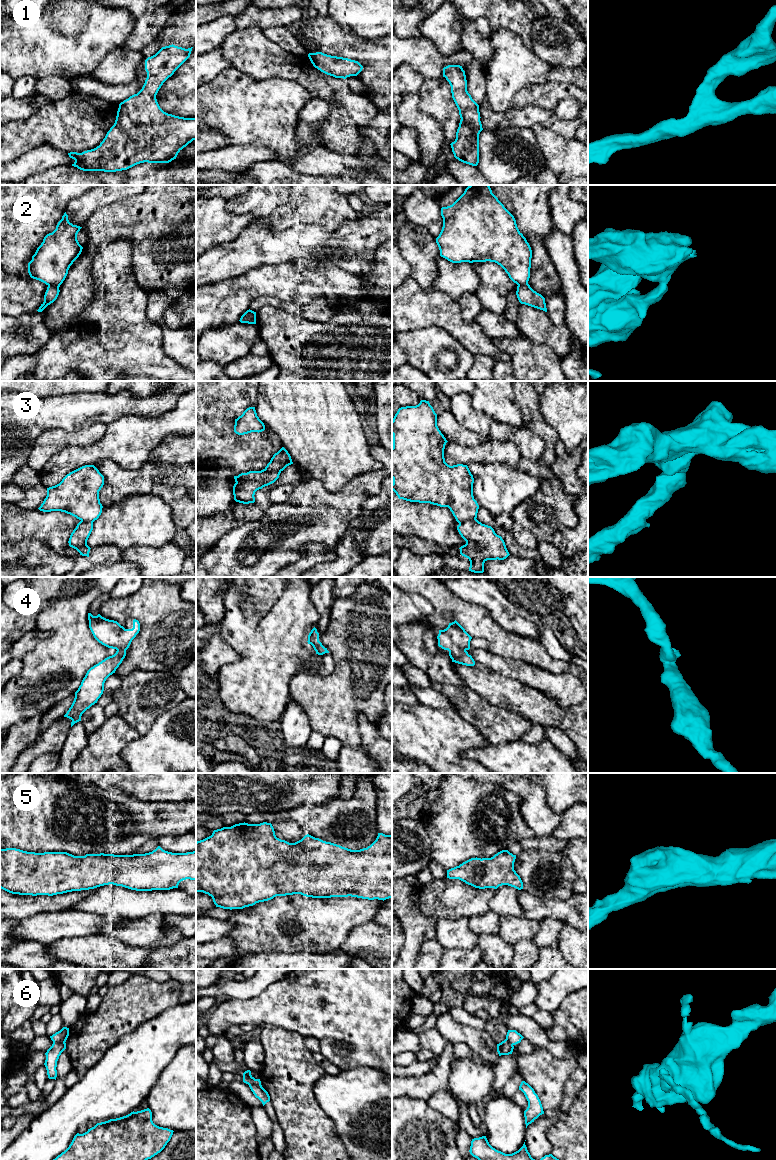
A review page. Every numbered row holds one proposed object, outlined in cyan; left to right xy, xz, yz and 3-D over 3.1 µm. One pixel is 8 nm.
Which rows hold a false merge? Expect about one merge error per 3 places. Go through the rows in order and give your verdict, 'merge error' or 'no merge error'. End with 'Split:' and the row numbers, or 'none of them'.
1: no merge error
2: merge error
3: merge error
4: no merge error
5: no merge error
6: merge error
Split: 2, 3, 6

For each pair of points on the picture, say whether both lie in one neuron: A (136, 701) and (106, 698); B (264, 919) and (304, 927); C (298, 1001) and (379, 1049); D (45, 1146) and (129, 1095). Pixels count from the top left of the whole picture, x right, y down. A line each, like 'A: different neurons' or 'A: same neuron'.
A: different neurons
B: same neuron
C: same neuron
D: same neuron

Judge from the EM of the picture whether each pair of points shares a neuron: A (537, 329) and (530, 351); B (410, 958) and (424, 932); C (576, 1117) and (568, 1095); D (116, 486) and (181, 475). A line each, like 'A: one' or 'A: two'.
A: two
B: one
C: two
D: one

